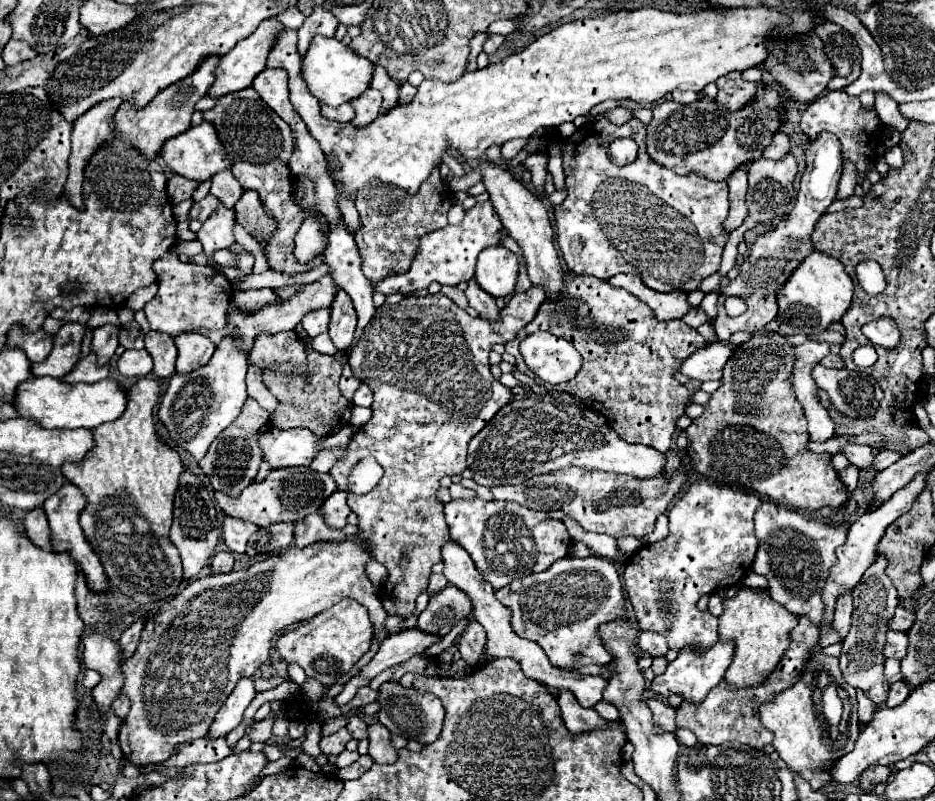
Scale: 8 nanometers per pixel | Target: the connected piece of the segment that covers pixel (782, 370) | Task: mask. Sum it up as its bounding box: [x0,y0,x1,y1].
[686,331,852,525]

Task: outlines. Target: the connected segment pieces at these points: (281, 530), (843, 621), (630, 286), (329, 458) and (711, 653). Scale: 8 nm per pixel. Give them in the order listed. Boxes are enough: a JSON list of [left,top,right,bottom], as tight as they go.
[[246,523,294,557],[832,591,852,639],[610,275,690,321],[309,447,346,473],[650,641,734,703]]

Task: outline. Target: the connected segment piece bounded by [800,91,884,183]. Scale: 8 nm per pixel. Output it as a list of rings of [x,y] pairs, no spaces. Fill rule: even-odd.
[[[828,91],[828,93],[820,95],[816,101],[812,101],[800,119],[800,127],[808,135],[808,139],[816,137],[820,131],[834,133],[842,143],[844,157],[854,161],[856,169],[860,171],[858,183],[862,183],[868,167],[874,165],[876,147],[882,141],[882,133],[884,133],[884,131],[880,131],[880,119],[878,119],[876,111],[864,111],[858,101],[858,96],[848,96],[844,91]]]

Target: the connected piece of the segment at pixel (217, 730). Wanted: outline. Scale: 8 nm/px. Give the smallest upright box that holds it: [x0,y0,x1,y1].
[208,677,256,739]

